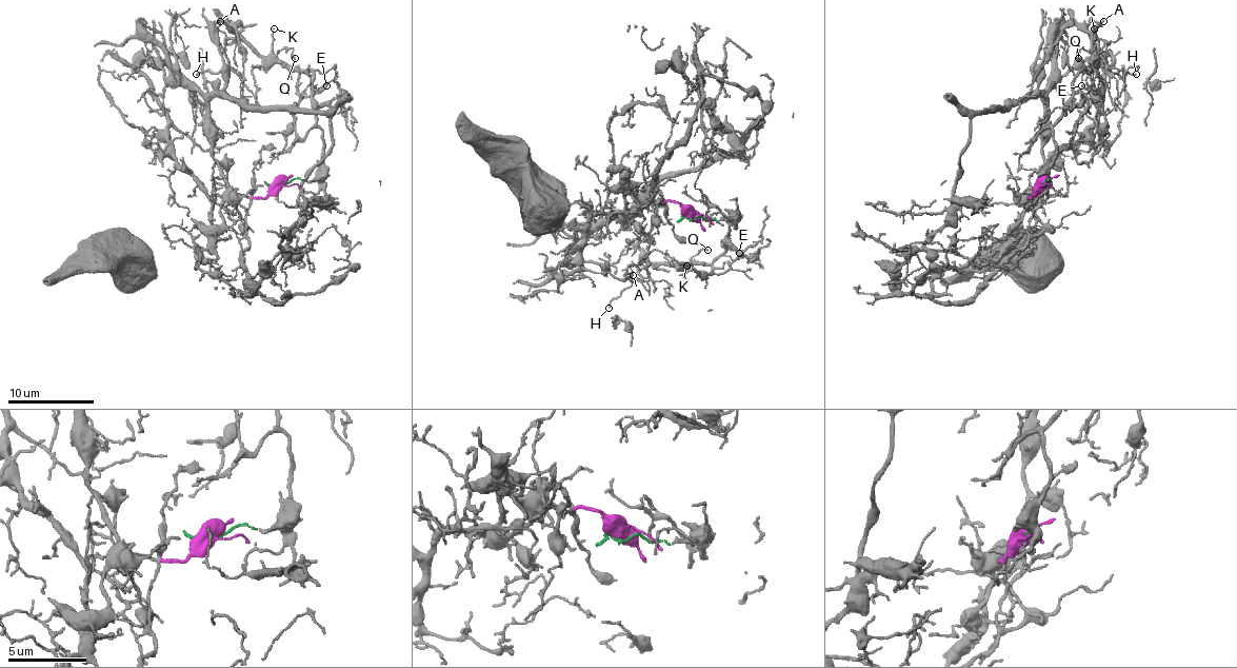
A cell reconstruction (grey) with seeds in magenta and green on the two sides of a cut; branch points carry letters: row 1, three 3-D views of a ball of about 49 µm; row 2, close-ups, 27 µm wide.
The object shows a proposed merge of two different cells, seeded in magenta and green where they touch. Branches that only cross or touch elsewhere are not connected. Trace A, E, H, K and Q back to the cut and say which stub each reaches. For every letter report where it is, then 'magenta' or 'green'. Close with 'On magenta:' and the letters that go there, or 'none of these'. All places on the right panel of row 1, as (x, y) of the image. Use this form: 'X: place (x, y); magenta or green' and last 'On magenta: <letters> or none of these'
A: place (1103, 21); green
E: place (1081, 85); green
H: place (1136, 74); green
K: place (1094, 28); green
Q: place (1078, 58); green
On magenta: none of these

